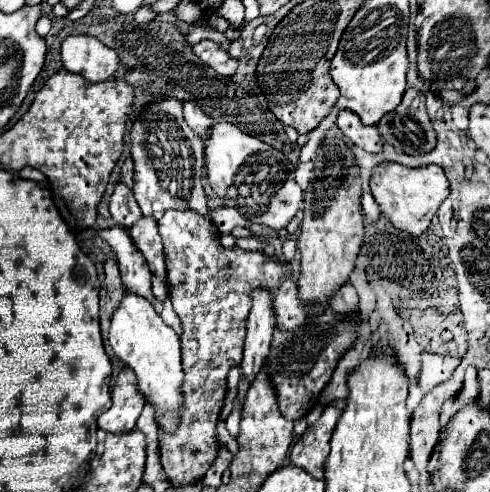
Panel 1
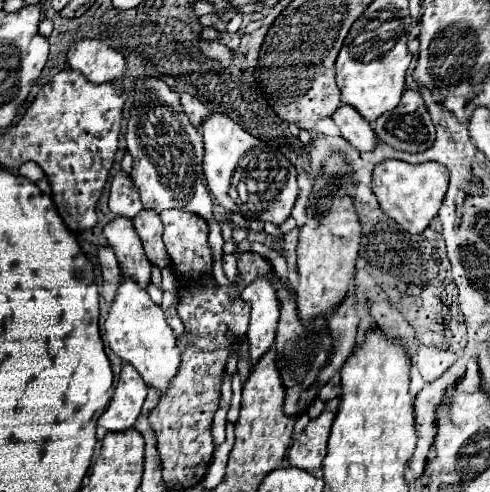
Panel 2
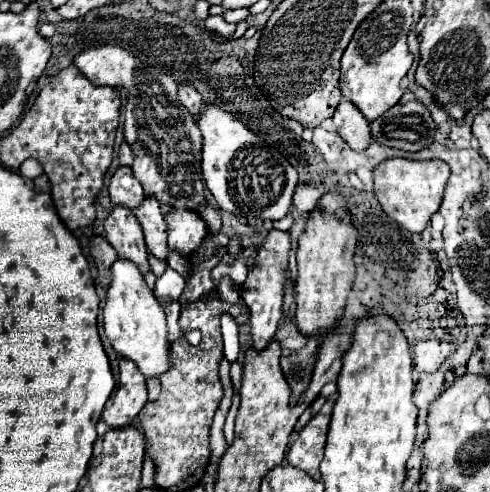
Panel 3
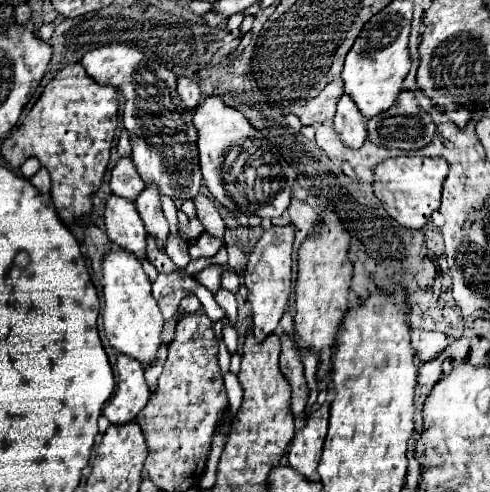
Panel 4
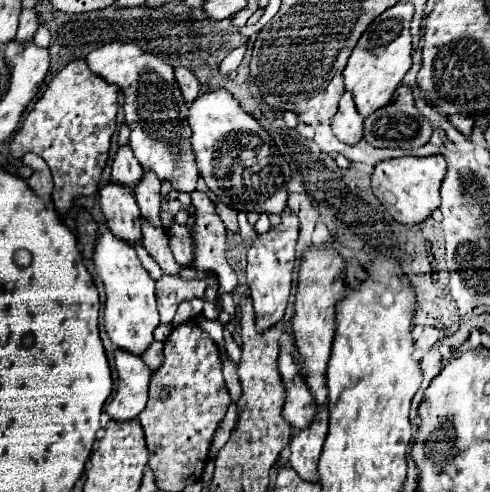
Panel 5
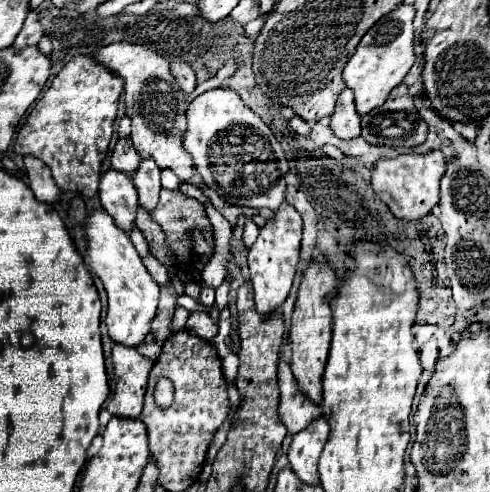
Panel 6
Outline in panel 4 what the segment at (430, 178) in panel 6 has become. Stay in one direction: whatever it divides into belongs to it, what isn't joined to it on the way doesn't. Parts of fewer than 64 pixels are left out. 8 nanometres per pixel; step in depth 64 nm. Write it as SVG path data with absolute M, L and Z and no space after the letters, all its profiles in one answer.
M390 158L374 168L372 186L388 216L392 216L404 228L420 230L430 220L432 212L440 208L440 194L446 176L448 162L444 158Z

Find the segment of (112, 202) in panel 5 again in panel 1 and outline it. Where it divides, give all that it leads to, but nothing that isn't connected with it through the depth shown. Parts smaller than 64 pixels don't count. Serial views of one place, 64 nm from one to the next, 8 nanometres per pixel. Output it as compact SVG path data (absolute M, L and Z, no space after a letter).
M114 226L108 230L100 230L100 236L112 246L118 266L122 284L128 292L136 292L138 296L144 296L146 300L152 300L152 274L144 260L144 256L138 252L138 248L132 244L126 230Z

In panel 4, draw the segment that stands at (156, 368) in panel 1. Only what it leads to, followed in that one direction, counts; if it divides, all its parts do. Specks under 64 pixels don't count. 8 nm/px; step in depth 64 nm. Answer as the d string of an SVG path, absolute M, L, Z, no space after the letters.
M110 250L104 258L104 332L112 348L138 360L144 368L154 366L162 344L162 312L152 296L152 284L138 258L126 250Z

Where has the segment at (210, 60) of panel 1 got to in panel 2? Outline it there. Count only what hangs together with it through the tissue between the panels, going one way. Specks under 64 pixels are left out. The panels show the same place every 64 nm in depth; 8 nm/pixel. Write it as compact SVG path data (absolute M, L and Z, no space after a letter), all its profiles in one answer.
M200 42L200 52L210 60L220 62L222 68L228 68L232 62L232 52L220 42Z

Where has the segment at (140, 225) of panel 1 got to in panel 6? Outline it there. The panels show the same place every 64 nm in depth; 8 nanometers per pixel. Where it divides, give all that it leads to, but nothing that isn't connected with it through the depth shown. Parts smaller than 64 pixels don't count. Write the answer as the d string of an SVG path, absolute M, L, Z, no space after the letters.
M142 160L140 168L132 174L132 182L138 192L138 204L144 210L152 210L158 204L160 194L160 170L152 160Z

